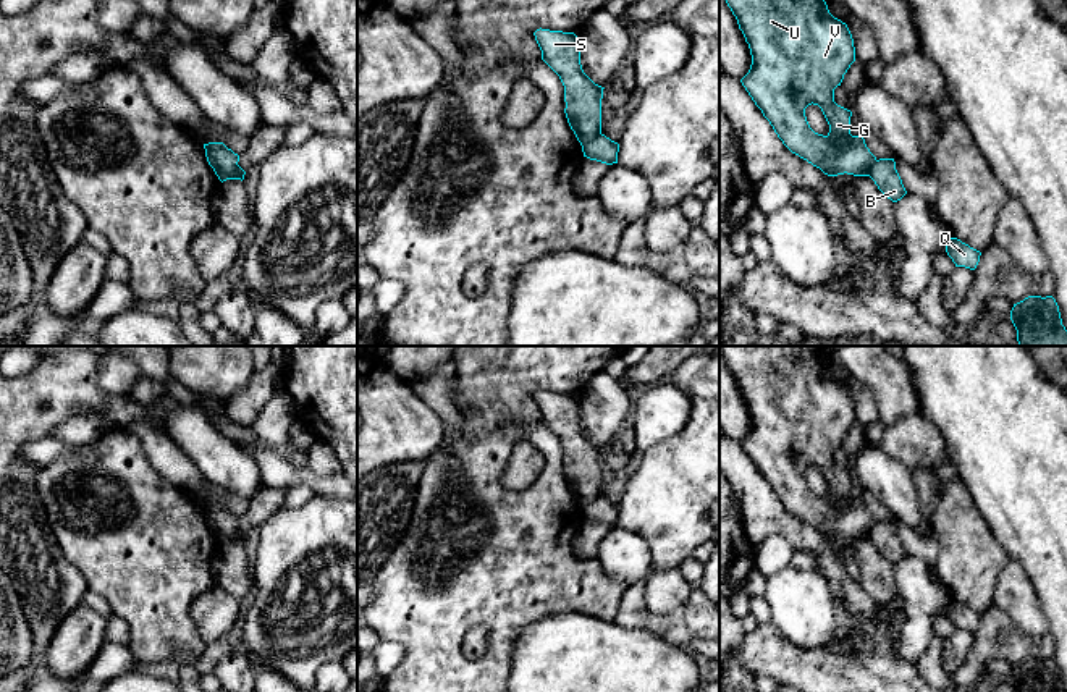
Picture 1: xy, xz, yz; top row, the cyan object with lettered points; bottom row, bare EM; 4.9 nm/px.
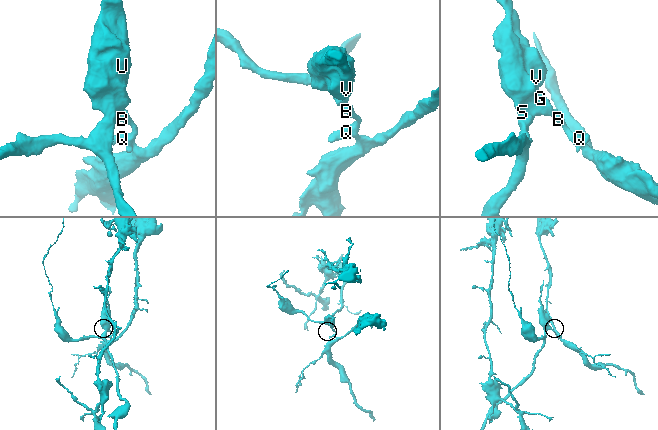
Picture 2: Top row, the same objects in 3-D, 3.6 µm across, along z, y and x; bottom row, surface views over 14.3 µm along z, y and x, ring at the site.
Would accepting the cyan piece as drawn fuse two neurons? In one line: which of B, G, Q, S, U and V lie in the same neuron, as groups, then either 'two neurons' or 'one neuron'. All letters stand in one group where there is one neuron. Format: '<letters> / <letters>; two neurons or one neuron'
B Q / G S U V; two neurons

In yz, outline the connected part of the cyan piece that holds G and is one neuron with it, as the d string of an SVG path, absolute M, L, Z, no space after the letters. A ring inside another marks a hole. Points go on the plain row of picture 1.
M719 346L752 417L750 432L740 445L782 506L828 538L844 535L868 538L876 519L867 509L862 496L850 496L852 474L834 464L834 451L841 448L844 437L855 424L854 401L847 386L829 375L821 351L821 346ZM812 466L821 470L829 487L826 498L815 495L807 483L805 470Z

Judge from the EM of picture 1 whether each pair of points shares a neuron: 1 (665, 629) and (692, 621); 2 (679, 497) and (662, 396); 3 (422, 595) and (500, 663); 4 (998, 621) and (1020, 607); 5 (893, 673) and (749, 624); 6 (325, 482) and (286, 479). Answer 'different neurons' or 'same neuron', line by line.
1: same neuron
2: different neurons
3: same neuron
4: different neurons
5: different neurons
6: same neuron

